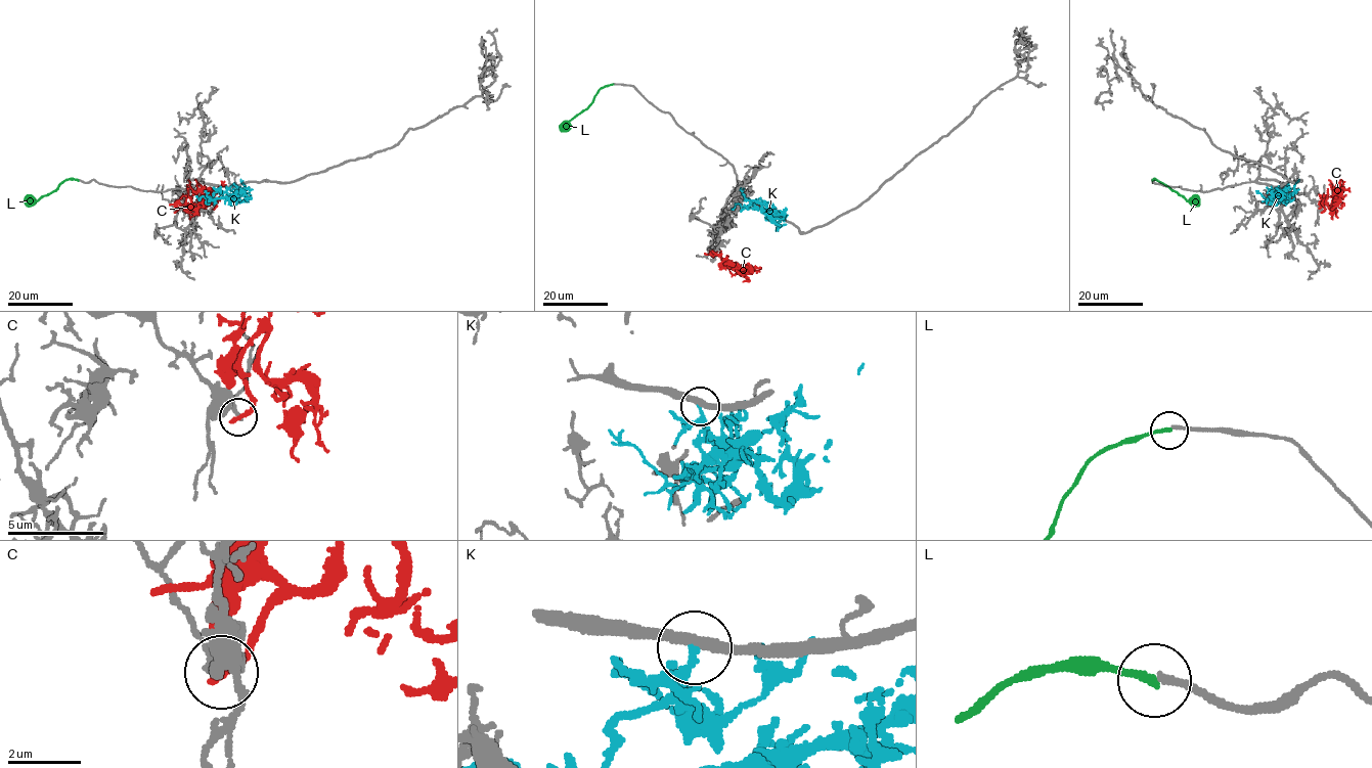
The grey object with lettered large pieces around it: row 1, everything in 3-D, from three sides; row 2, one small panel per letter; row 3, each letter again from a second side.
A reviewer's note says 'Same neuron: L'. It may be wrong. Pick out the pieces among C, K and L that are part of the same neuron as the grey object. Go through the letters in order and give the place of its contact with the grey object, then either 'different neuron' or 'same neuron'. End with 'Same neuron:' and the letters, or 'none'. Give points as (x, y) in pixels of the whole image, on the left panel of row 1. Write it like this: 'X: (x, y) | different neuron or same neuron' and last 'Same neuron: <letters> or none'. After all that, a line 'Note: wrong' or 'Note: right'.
C: (175, 212) | different neuron
K: (220, 186) | different neuron
L: (78, 180) | different neuron
Same neuron: none
Note: wrong

